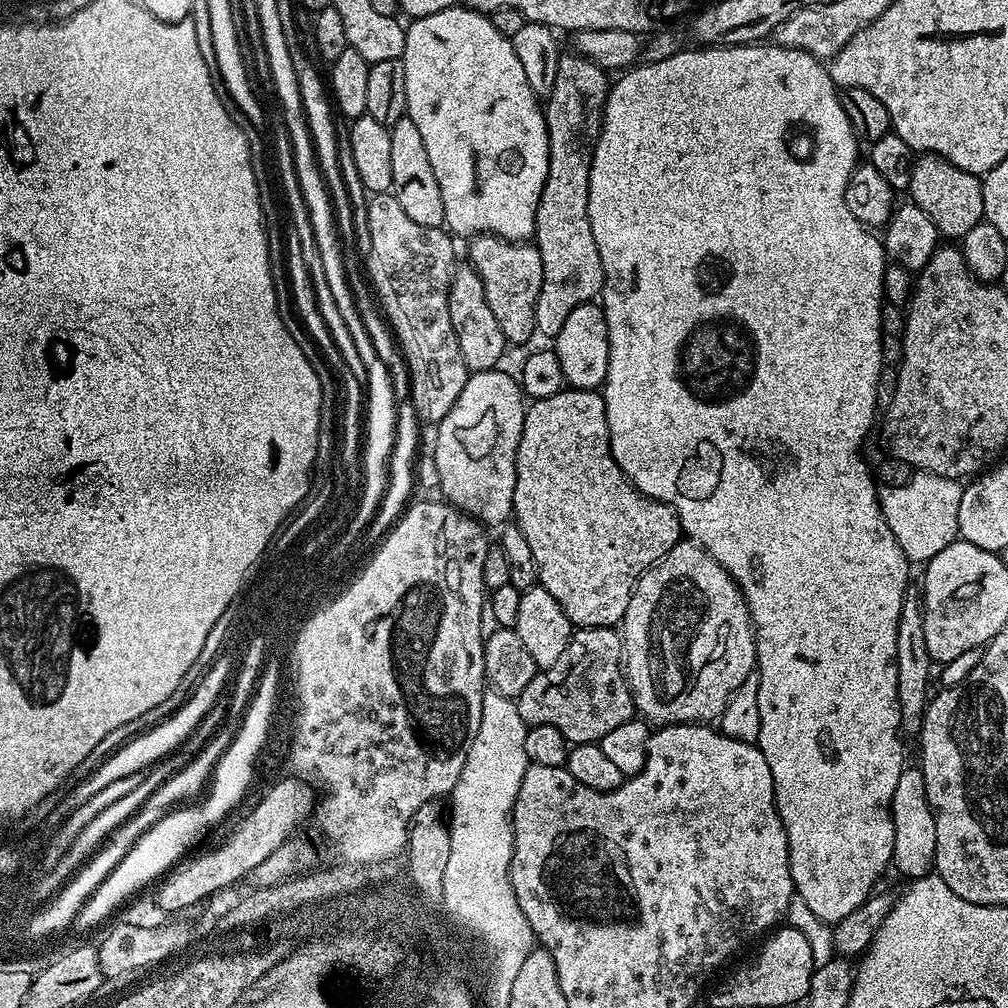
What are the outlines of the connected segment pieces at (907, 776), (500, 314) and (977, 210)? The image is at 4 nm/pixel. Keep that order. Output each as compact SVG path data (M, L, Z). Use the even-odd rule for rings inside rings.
M919 766L905 767L904 773L898 778L898 786L894 786L892 821L894 822L894 850L892 851L891 867L897 868L902 875L908 876L909 881L919 880L920 877L929 875L936 862L938 830L934 826L934 814L930 802L926 798L926 782Z
M481 234L467 241L467 263L482 278L482 290L490 311L502 326L502 334L509 345L524 344L537 335L534 310L542 290L542 254L535 243L503 240L501 236Z
M920 154L912 161L912 173L910 174L910 186L906 192L911 203L917 204L922 210L926 210L926 215L930 217L930 222L939 230L941 237L950 239L949 241L959 241L974 226L978 226L984 220L982 210L982 186L981 177L970 174L958 166L954 166L946 158L931 154Z

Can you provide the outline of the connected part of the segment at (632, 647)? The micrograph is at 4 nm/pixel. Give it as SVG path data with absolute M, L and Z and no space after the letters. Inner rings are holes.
M681 538L660 561L641 574L639 582L636 583L636 589L632 592L630 606L626 606L626 614L622 621L622 639L624 642L624 659L622 661L624 678L628 682L628 689L632 691L635 711L645 721L656 726L703 724L719 721L720 715L726 710L728 699L734 694L734 690L738 690L738 686L742 686L742 682L746 682L746 678L753 675L756 666L756 634L742 590L736 585L731 574L701 544L687 538Z

